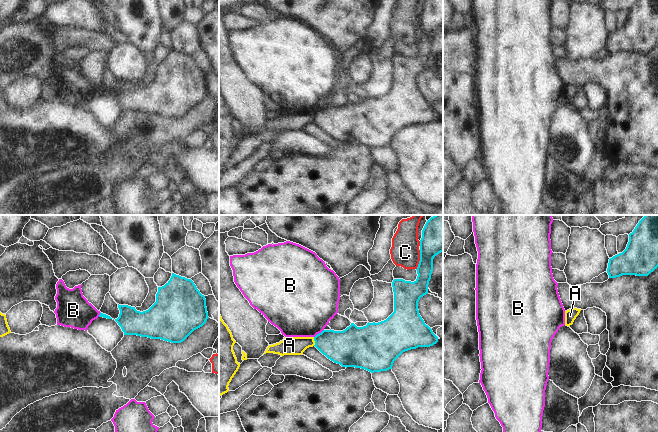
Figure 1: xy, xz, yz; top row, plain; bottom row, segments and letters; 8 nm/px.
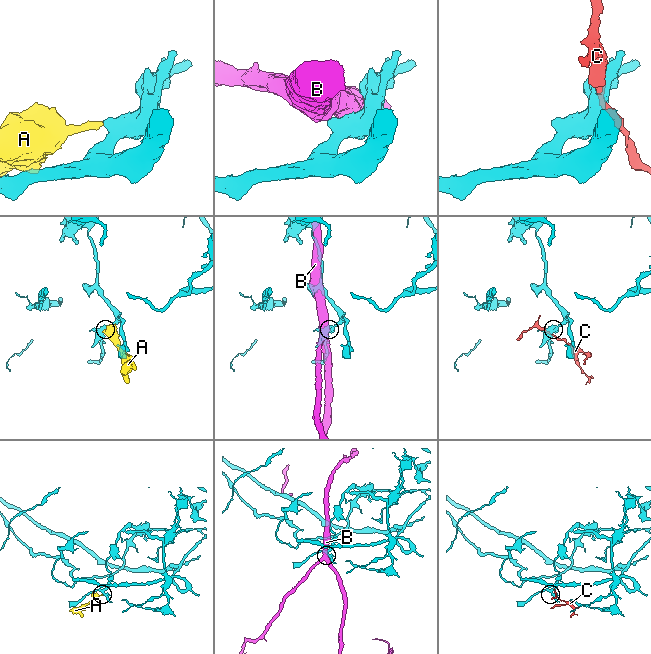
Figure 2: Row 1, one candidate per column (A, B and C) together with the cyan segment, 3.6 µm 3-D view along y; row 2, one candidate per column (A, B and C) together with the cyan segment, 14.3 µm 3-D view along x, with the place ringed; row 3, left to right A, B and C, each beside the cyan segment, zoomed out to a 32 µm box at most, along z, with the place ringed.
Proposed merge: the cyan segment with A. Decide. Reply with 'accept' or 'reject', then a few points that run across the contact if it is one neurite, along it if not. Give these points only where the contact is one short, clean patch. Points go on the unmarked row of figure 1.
reject; line xz (313, 113), (314, 121)

